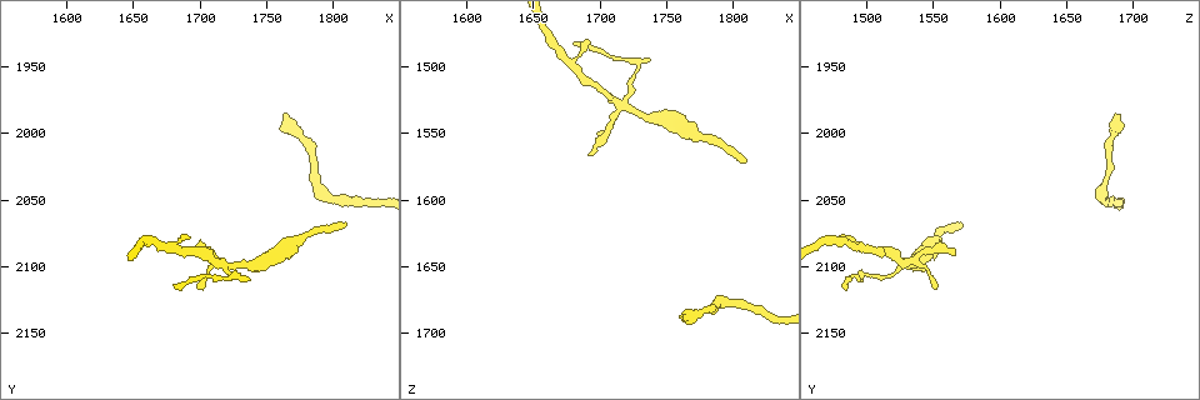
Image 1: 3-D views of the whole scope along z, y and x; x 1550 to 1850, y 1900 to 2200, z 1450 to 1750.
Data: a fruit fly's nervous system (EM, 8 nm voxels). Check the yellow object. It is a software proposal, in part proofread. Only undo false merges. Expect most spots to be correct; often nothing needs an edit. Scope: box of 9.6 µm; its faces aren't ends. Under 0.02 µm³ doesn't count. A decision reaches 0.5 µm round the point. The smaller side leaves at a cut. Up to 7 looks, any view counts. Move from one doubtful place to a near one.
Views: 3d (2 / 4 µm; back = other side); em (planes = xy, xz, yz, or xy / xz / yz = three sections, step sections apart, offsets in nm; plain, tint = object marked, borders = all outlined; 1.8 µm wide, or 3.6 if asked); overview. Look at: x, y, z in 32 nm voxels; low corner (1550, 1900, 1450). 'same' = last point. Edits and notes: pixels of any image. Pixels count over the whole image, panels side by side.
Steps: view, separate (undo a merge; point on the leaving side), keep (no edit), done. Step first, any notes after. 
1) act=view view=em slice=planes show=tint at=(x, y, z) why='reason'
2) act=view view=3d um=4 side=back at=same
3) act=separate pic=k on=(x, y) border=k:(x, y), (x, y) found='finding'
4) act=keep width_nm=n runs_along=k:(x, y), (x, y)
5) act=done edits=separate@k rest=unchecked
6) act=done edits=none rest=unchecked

act=view view=em slice=planes show=plain at=(1778, 2004, 1686) why='calibre changes'

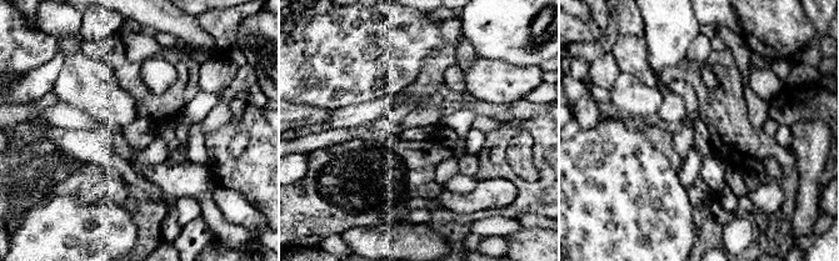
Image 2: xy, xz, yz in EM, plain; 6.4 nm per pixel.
act=view view=em slice=planes show=borders at=same

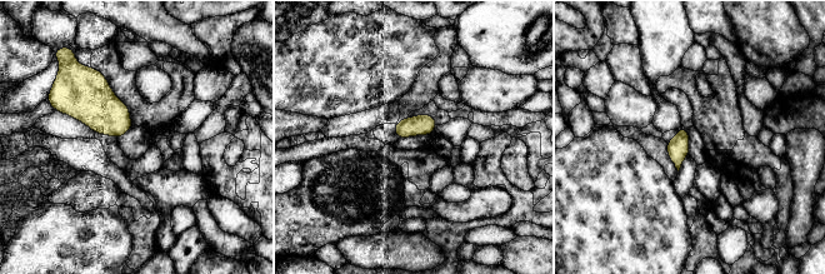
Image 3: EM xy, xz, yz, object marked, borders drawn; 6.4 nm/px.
act=keep width_nm=130 found='all the same neuron'

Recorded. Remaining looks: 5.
act=view view=3d um=2 at=(1772, 2080, 1554) why='calibre changes'

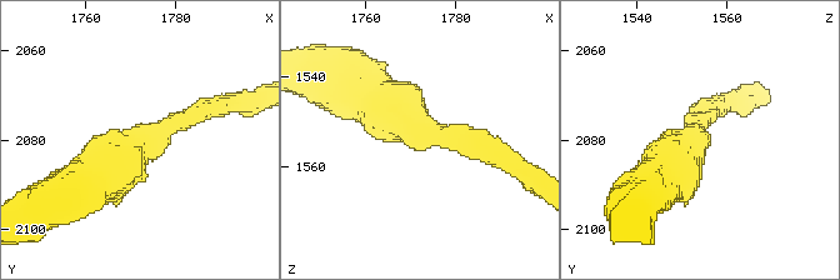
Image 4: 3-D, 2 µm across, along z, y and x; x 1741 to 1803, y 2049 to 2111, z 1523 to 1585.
act=view view=em slice=xz step=4 show=tint at=(1773, 2080, 1552) why='need the tissue'

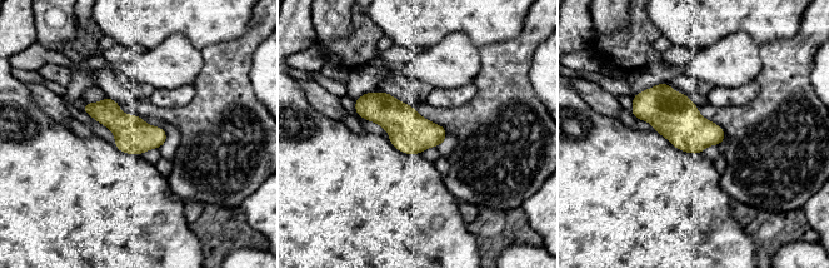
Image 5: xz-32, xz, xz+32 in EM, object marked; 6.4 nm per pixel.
act=view view=em slice=planes show=tint at=same why='cut it another way'

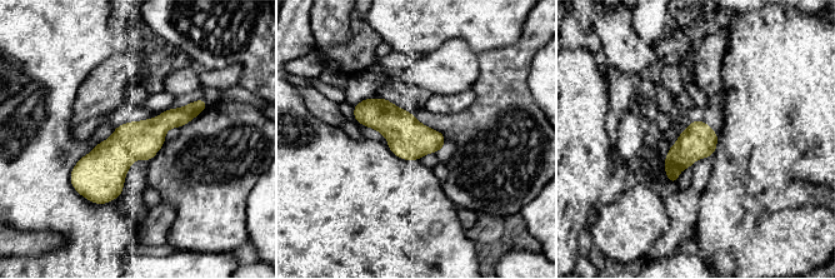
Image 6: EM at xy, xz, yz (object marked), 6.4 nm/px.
act=keep width_nm=220 found='all the same neuron'

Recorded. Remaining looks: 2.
act=view view=3d um=4 at=(1716, 2096, 1528) why='sharp bend'

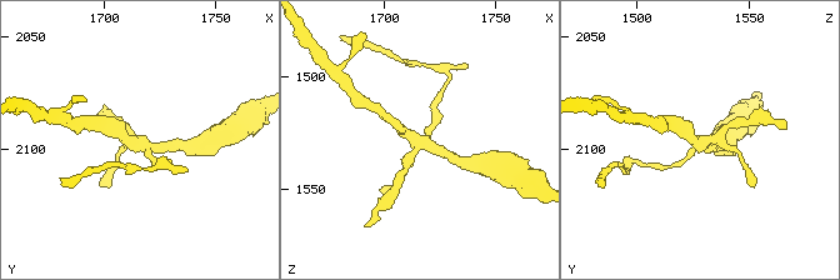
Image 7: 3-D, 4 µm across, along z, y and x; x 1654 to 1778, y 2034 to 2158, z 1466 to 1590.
act=view view=em slice=planes show=tint at=(1715, 2097, 1529) why='now the EM'

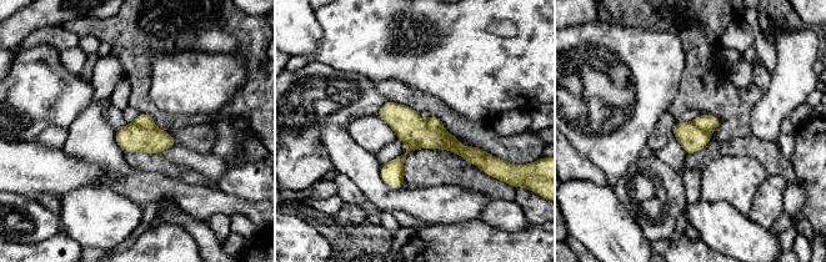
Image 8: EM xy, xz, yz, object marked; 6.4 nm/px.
act=separate pic=8 on=(143, 120) border=8:(131, 122), (146, 129), (155, 129) found='a second neuron is stuck on'

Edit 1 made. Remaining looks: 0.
act=done edits=separate@8 rest=unchecked

